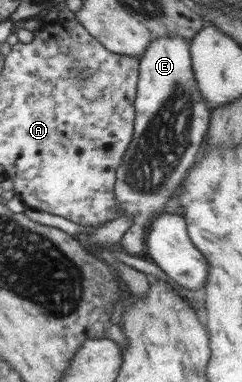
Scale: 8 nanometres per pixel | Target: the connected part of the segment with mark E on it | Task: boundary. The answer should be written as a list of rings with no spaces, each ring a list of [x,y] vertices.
[[[179,35],[153,39],[140,58],[138,85],[134,102],[134,135],[116,170],[114,191],[122,215],[134,215],[133,224],[122,237],[122,250],[129,255],[142,257],[147,244],[147,225],[158,214],[165,213],[167,202],[175,194],[190,166],[198,157],[198,150],[209,133],[211,110],[204,101],[193,72],[190,42]]]

